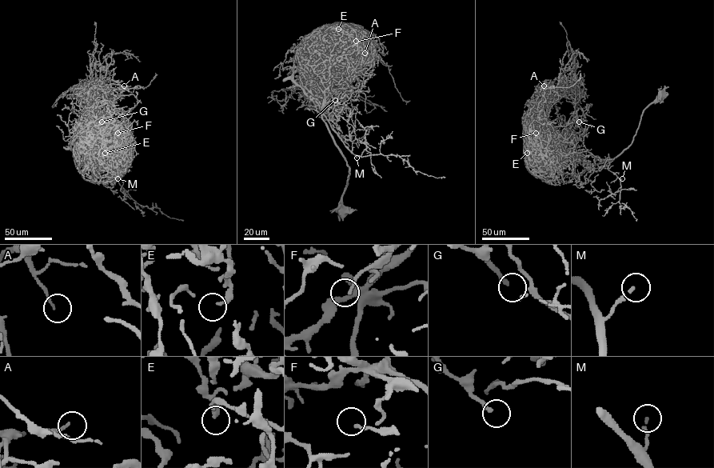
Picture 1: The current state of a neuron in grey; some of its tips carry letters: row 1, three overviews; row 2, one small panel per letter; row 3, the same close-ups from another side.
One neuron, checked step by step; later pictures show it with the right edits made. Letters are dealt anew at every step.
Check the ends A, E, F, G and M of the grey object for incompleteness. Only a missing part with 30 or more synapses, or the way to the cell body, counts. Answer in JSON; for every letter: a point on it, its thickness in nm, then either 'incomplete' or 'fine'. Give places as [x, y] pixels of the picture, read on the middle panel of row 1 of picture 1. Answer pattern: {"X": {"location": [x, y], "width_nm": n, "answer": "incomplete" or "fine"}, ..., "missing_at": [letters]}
{"A": {"location": [364, 53], "width_nm": 120, "answer": "fine"}, "E": {"location": [338, 29], "width_nm": 190, "answer": "fine"}, "F": {"location": [356, 41], "width_nm": 140, "answer": "fine"}, "G": {"location": [335, 100], "width_nm": 180, "answer": "incomplete"}, "M": {"location": [356, 158], "width_nm": 130, "answer": "incomplete"}, "missing_at": ["G", "M"]}

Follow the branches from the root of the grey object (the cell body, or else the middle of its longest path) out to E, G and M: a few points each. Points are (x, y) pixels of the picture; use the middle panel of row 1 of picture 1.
E: (344, 211), (349, 166), (311, 94), (311, 85), (325, 66), (320, 50), (326, 38), (338, 29)
G: (344, 211), (342, 194), (349, 166), (322, 118), (311, 86), (327, 77), (322, 81), (335, 100)
M: (344, 211), (342, 194), (347, 186), (349, 166), (323, 115), (356, 158)

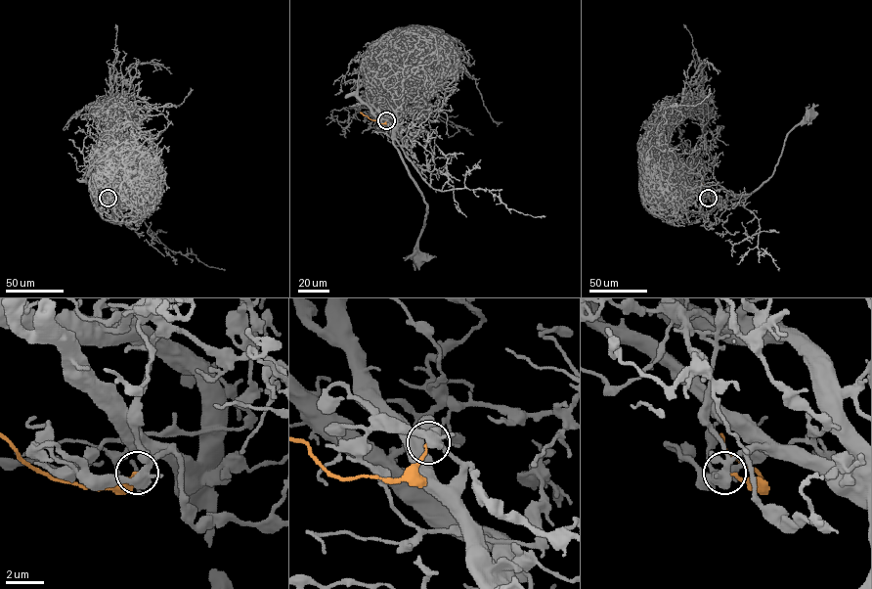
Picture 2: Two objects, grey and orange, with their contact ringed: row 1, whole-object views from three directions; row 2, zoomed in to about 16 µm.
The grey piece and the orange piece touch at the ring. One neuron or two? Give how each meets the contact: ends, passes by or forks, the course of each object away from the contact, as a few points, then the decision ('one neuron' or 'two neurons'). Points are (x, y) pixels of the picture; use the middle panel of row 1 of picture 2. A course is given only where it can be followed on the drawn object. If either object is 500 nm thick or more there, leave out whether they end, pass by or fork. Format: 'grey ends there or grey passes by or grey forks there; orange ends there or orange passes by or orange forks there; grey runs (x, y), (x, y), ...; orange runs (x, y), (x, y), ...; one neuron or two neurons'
grey forks there; orange ends there; grey runs (386, 120), (393, 146), (426, 204), (423, 231), (418, 240), (420, 258); orange runs (386, 120), (378, 123), (360, 113); two neurons

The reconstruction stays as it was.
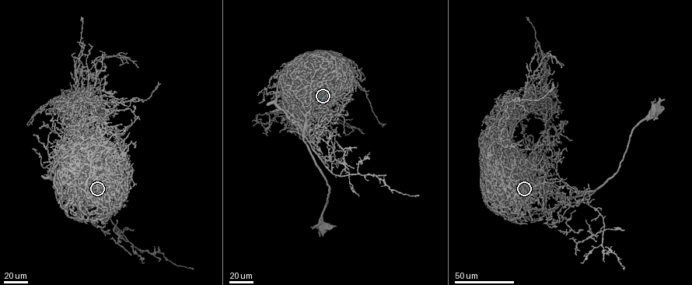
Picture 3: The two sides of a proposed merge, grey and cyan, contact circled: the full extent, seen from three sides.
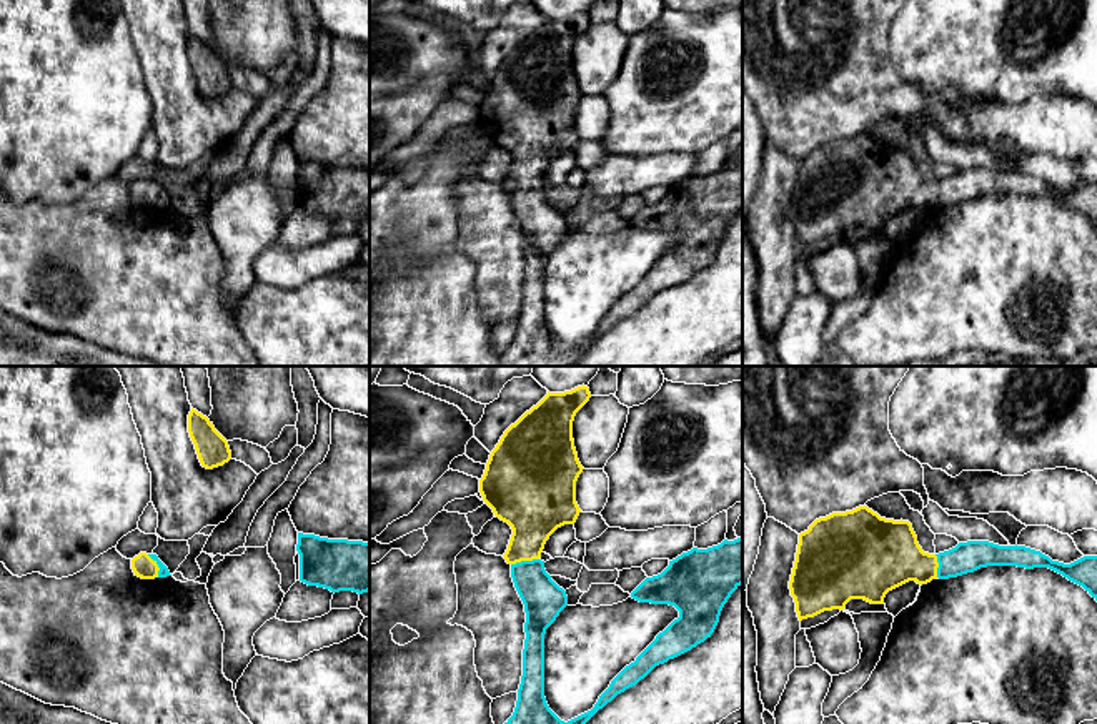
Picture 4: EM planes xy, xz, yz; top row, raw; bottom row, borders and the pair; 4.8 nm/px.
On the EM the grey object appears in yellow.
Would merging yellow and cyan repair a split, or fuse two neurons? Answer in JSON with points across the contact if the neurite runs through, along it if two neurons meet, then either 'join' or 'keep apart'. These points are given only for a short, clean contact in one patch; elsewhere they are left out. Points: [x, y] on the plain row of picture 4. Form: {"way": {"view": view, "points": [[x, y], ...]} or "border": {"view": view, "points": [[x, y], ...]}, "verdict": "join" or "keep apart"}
{"way": {"view": "xz", "points": [[535, 137], [525, 173], [525, 187], [530, 207], [543, 227]]}, "verdict": "join"}

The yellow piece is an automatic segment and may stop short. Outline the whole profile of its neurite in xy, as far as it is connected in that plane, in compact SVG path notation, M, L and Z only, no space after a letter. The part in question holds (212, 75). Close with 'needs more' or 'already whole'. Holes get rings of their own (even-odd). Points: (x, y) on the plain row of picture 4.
M193 35L188 42L188 60L203 95L213 97L231 87L228 68L206 43Z | already whole

